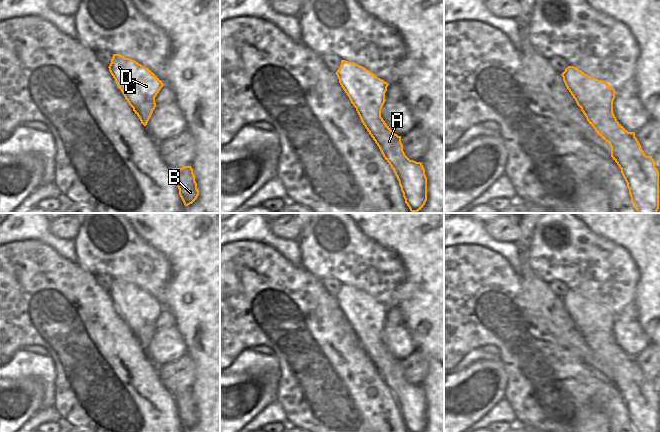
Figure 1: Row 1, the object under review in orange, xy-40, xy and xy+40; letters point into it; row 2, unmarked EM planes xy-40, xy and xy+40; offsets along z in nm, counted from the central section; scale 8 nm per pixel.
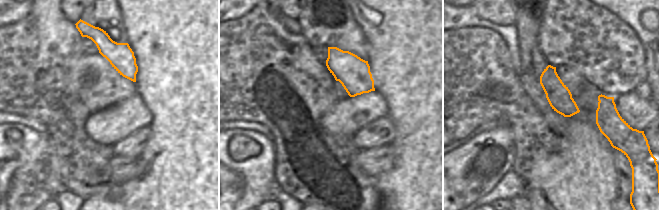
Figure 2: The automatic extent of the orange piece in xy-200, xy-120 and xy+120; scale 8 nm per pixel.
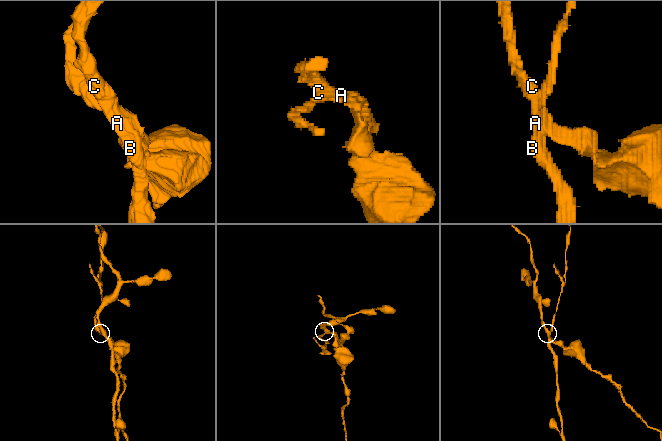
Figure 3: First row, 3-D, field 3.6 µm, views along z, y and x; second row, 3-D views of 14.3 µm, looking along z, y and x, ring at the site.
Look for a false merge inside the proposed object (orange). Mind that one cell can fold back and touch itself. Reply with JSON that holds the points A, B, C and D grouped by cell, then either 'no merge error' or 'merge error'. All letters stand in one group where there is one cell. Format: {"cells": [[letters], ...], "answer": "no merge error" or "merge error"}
{"cells": [["A", "B"], ["C", "D"]], "answer": "merge error"}

